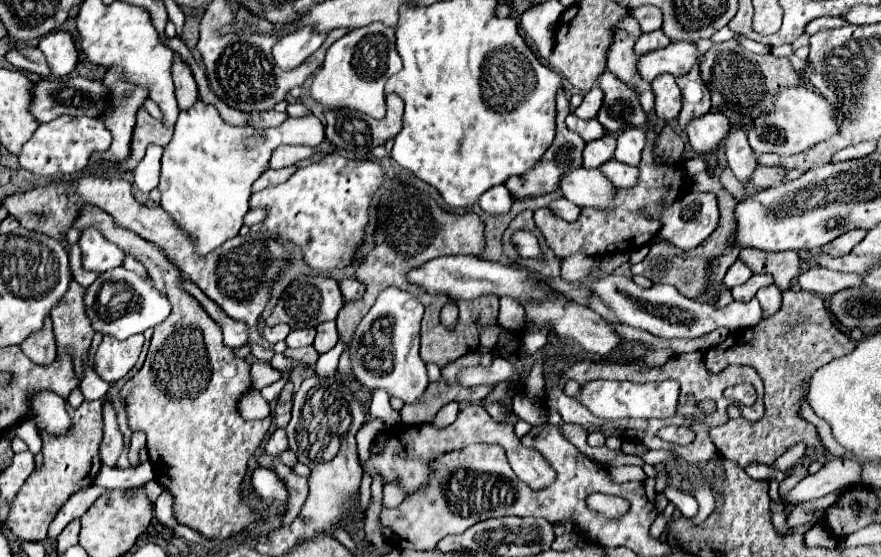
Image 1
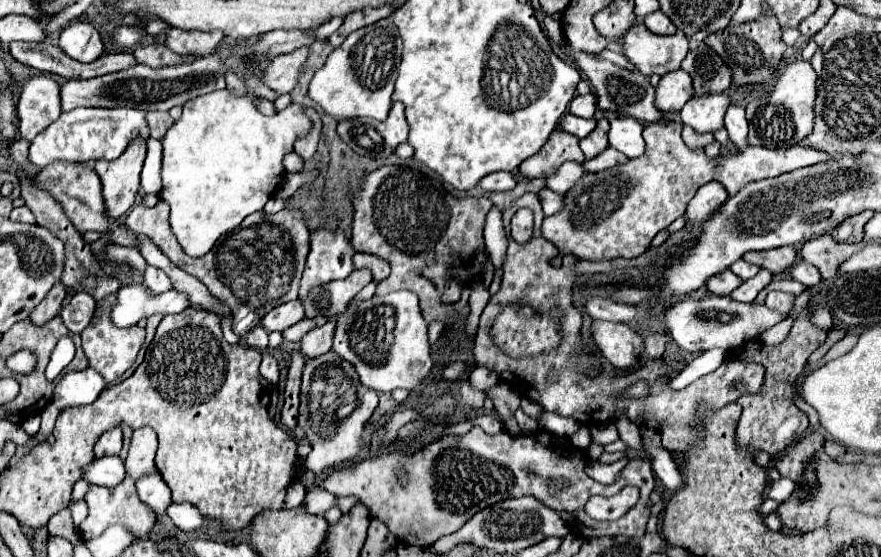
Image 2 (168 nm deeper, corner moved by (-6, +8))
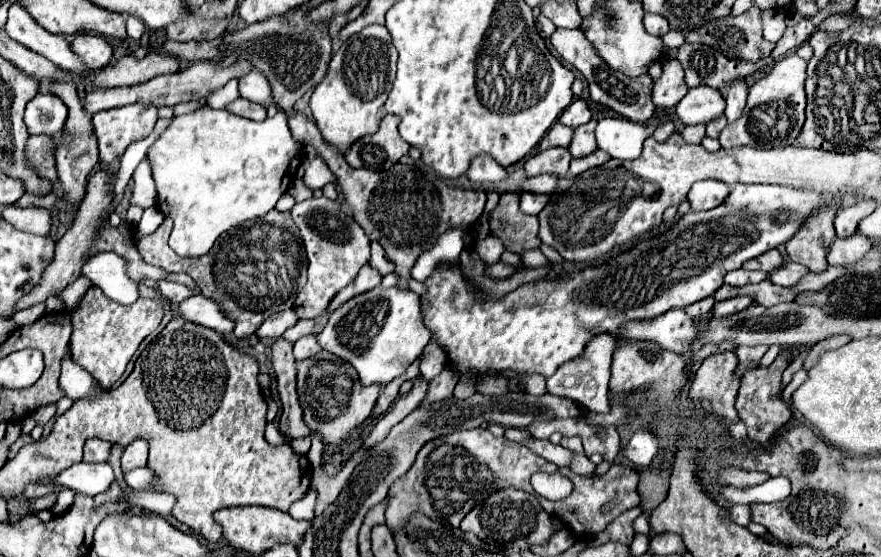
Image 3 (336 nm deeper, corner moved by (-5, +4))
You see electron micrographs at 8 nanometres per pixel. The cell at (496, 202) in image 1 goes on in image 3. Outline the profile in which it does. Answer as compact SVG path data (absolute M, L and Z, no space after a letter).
M479 154L471 160L467 176L471 182L499 182L507 176L507 170L501 168L489 154Z

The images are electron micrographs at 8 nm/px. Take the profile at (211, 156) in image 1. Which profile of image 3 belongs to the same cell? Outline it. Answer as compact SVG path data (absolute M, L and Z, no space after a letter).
M207 104L197 112L175 116L171 126L147 150L147 160L157 186L157 208L175 222L169 246L179 256L203 256L225 230L249 218L265 216L289 190L291 174L297 172L301 154L303 144L291 136L283 110L263 122L233 116L225 110L213 110Z

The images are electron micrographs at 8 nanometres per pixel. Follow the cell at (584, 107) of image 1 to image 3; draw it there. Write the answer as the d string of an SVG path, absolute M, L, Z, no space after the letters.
M575 100L569 108L565 108L565 112L559 116L559 122L569 126L569 128L577 128L581 124L587 124L591 120L591 112L587 108L585 100Z

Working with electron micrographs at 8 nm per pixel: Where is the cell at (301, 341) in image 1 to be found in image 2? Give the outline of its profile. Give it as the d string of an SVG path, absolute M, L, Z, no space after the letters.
M318 316L318 318L312 318L312 320L304 318L298 324L290 326L286 332L282 332L284 334L284 340L288 340L288 342L300 342L310 330L314 330L318 326L324 326L326 322L328 322L328 318L324 318L324 316Z

